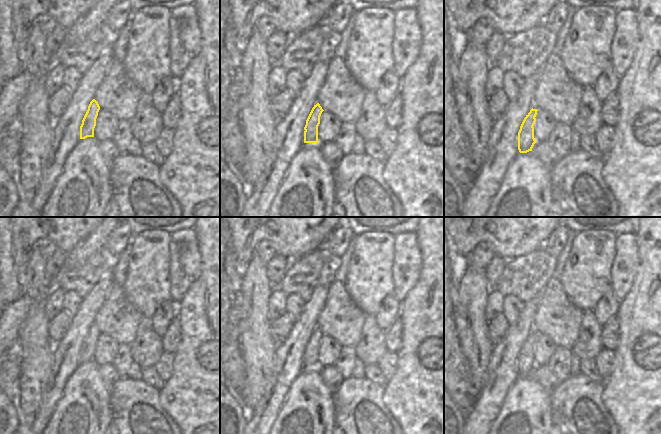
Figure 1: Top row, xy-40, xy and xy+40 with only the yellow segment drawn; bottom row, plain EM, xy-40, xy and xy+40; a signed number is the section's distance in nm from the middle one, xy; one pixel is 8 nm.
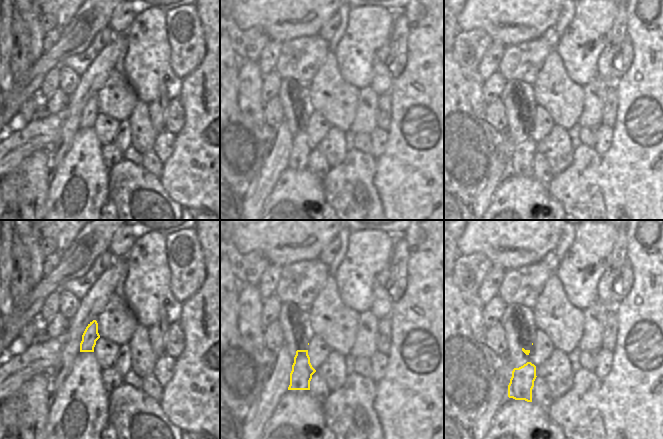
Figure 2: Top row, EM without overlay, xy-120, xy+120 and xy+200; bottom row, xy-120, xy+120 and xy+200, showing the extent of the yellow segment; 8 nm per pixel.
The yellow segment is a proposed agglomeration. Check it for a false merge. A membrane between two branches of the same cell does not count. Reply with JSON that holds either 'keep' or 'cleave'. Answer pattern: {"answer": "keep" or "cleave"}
{"answer": "keep"}

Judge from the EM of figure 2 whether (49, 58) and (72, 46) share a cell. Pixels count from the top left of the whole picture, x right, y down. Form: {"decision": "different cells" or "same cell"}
{"decision": "same cell"}

